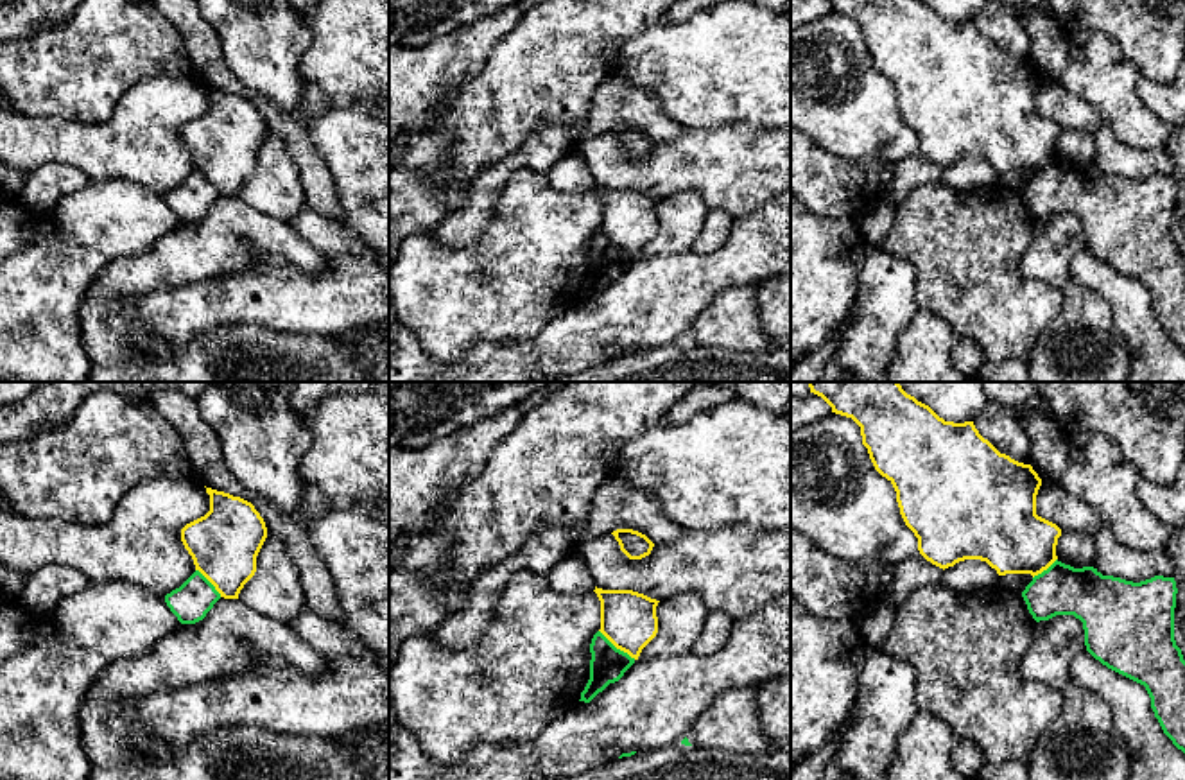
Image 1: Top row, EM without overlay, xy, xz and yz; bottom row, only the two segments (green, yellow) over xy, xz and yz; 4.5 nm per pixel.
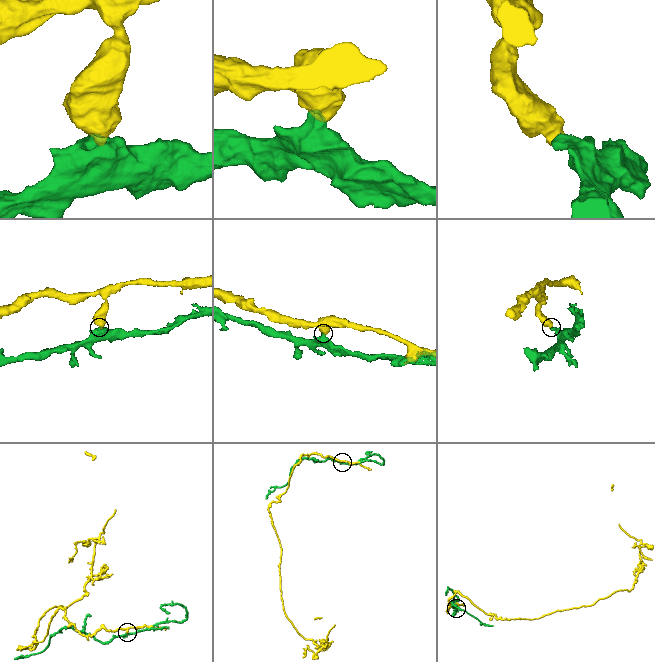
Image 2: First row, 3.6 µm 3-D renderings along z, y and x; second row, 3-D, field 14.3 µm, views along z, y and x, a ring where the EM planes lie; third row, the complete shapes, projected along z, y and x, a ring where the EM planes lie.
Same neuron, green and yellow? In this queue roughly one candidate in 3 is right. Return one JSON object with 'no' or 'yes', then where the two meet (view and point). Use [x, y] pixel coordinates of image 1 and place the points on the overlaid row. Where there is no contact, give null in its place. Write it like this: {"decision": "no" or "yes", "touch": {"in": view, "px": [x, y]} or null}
{"decision": "no", "touch": {"in": "xz", "px": [615, 648]}}

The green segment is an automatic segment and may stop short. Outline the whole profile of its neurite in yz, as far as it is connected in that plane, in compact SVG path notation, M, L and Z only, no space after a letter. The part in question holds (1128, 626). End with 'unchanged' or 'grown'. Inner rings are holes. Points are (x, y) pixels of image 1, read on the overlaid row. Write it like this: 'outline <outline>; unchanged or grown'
outline M1054 561L1022 592L1036 622L1074 615L1083 622L1086 651L1108 669L1146 687L1163 733L1185 753L1185 660L1174 640L1174 577L1155 576L1133 583L1103 576L1094 567L1074 568Z; unchanged

